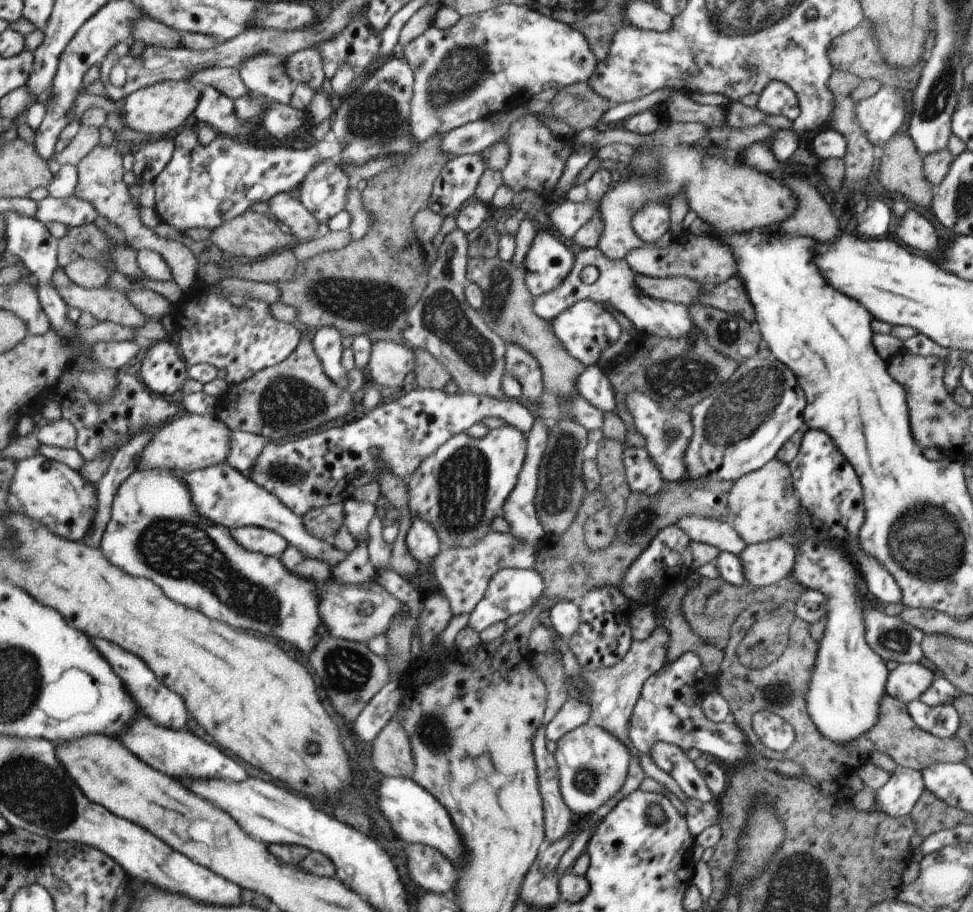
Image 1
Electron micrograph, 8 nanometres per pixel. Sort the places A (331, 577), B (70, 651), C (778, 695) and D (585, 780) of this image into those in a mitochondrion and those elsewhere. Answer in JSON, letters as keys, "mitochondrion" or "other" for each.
{"A":"other","B":"other","C":"mitochondrion","D":"mitochondrion"}

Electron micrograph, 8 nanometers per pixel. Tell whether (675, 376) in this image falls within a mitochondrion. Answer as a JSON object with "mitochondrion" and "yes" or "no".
{"mitochondrion":"yes"}

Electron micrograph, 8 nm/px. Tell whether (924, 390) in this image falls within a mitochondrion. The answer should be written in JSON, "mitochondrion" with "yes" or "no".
{"mitochondrion":"no"}

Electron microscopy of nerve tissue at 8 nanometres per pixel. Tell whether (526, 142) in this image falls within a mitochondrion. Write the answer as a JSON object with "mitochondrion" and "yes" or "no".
{"mitochondrion":"no"}

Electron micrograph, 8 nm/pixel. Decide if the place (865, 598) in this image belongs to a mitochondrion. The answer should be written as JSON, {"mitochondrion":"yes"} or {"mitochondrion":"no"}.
{"mitochondrion":"no"}

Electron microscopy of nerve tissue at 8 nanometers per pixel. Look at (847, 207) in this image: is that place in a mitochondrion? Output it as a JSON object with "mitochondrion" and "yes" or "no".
{"mitochondrion":"no"}

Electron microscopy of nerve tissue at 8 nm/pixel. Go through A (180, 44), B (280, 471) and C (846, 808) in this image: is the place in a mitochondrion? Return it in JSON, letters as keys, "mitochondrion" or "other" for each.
{"A":"other","B":"mitochondrion","C":"other"}

